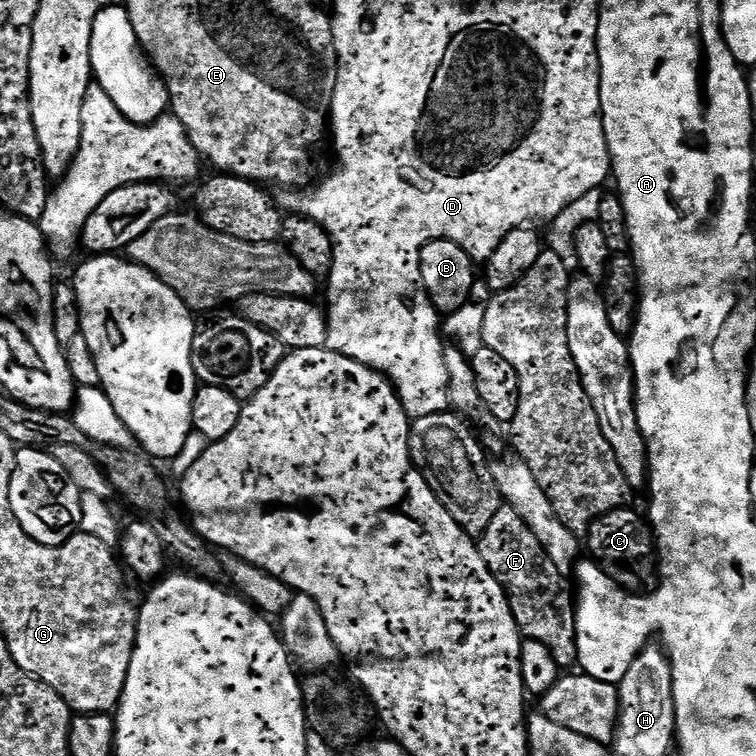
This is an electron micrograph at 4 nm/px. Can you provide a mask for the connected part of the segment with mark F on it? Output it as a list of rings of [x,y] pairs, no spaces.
[[[502,506],[498,514],[494,514],[490,526],[486,526],[486,530],[479,536],[478,547],[490,574],[494,574],[494,578],[498,578],[498,582],[504,587],[516,624],[520,628],[521,637],[542,642],[556,655],[556,661],[561,670],[571,669],[568,667],[576,664],[578,654],[576,645],[577,601],[574,599],[573,589],[572,592],[568,589],[569,581],[558,570],[558,566],[550,562],[550,554],[542,550],[542,542],[534,538],[534,530],[530,530],[530,526],[526,526],[526,522],[518,518],[518,510]]]

